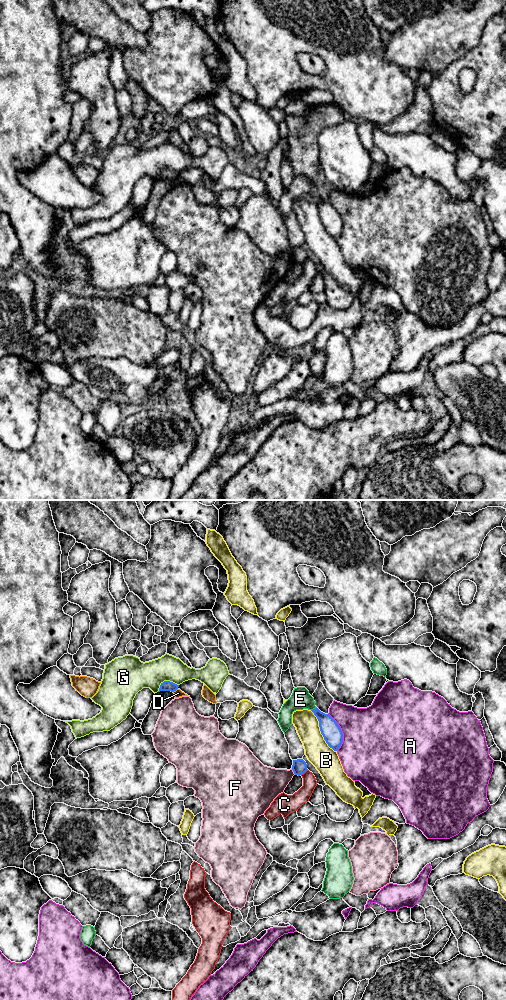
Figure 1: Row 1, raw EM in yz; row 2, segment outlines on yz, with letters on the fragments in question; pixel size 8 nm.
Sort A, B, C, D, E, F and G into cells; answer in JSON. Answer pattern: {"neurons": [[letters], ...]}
{"neurons": [["A"], ["B"], ["C"], ["D"], ["E"], ["F"], ["G"]]}

